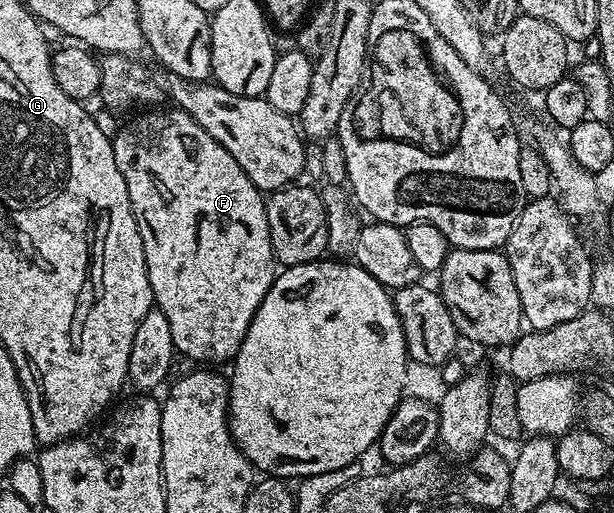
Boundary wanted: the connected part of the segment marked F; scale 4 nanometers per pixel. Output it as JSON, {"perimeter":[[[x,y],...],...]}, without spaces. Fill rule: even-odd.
{"perimeter":[[[158,108],[139,113],[142,115],[127,126],[125,123],[112,139],[116,168],[124,176],[130,207],[144,244],[154,306],[168,316],[172,344],[181,357],[183,354],[191,358],[194,364],[229,363],[238,355],[252,316],[256,316],[256,308],[260,308],[276,277],[264,194],[192,116],[177,108],[154,109]]]}

